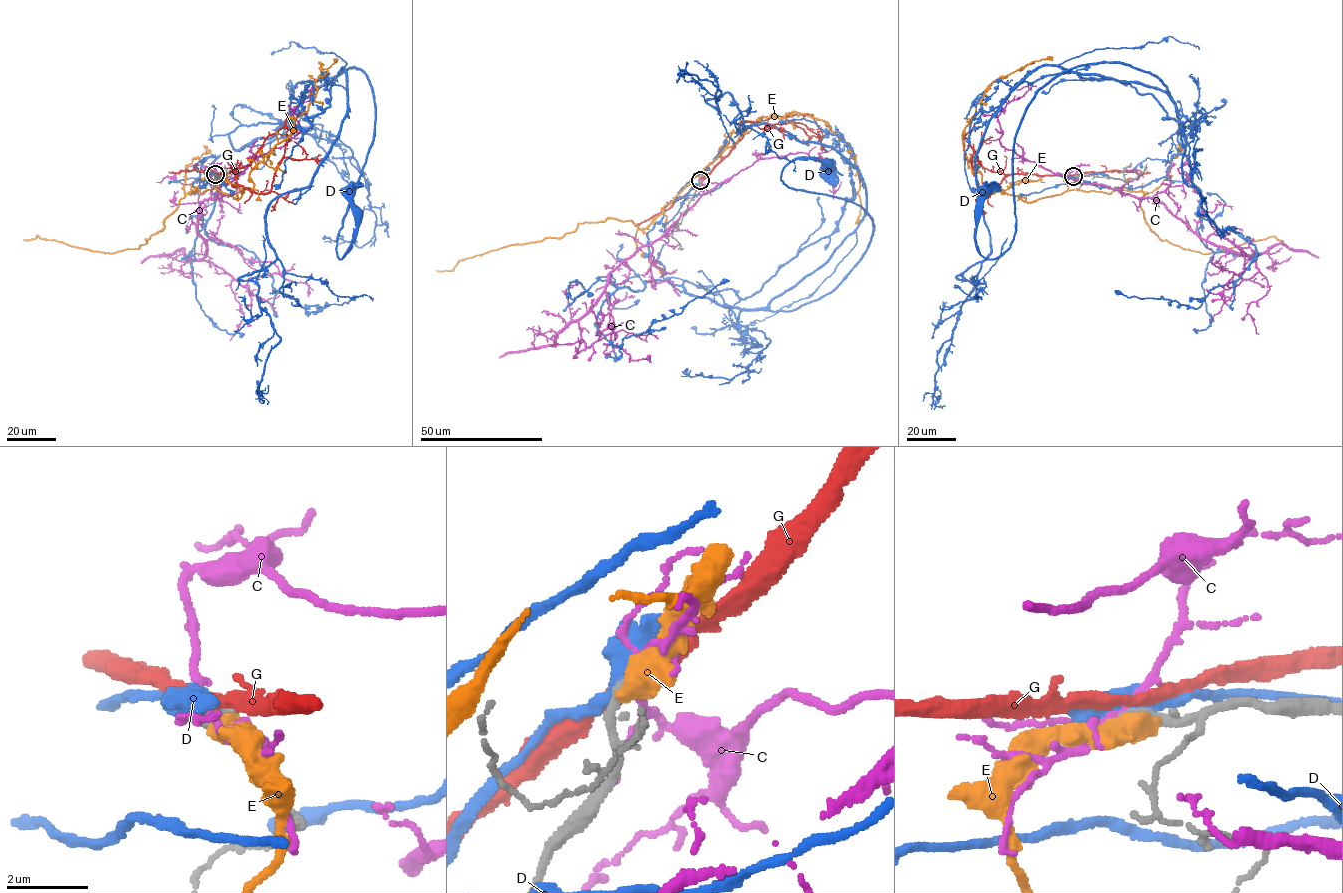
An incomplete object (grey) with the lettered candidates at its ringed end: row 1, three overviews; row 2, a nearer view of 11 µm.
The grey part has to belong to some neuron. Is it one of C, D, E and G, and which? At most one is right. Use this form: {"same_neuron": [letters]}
{"same_neuron": []}

